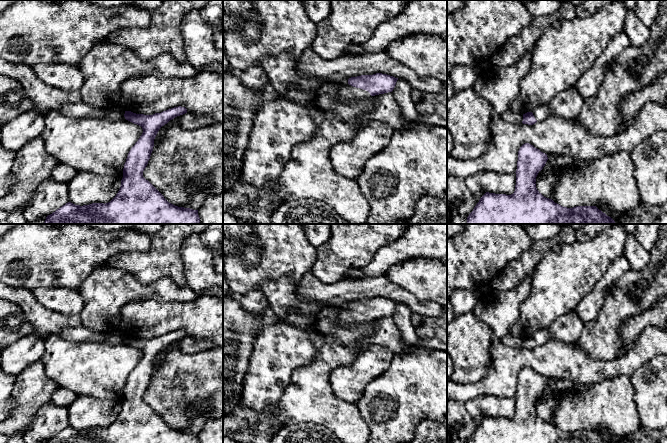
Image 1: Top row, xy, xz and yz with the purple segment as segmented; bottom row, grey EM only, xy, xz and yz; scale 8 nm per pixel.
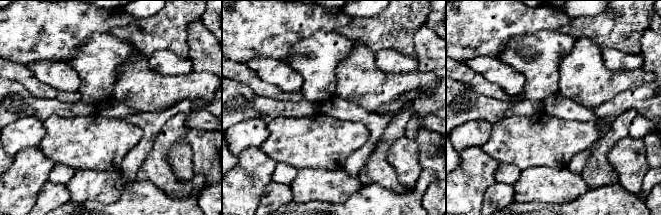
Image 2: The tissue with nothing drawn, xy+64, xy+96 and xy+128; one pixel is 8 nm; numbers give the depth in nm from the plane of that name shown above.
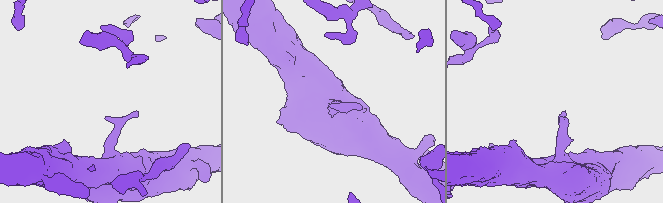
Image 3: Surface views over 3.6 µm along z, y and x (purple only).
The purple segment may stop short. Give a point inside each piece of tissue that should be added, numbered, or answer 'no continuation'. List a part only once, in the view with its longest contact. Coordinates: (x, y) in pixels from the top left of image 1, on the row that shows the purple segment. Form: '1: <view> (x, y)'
1: xz (347, 93)

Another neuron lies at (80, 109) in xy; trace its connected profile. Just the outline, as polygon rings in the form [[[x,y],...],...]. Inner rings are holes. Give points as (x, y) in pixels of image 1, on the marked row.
[[[82,101],[77,104],[65,105],[63,108],[59,109],[59,111],[72,118],[93,117],[107,120],[125,119],[125,111],[122,108],[103,110],[97,107],[89,106]]]

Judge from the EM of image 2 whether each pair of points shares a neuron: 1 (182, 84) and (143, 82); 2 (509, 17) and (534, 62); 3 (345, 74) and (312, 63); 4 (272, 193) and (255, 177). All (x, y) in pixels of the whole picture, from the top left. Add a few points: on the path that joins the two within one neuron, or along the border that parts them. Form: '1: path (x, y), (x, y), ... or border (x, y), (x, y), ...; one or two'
1: path (172, 84), (153, 84); one
2: border (543, 29), (518, 39), (513, 39), (502, 52); two
3: border (350, 52), (336, 69), (336, 95); two
4: border (271, 180), (264, 188), (258, 204); two

